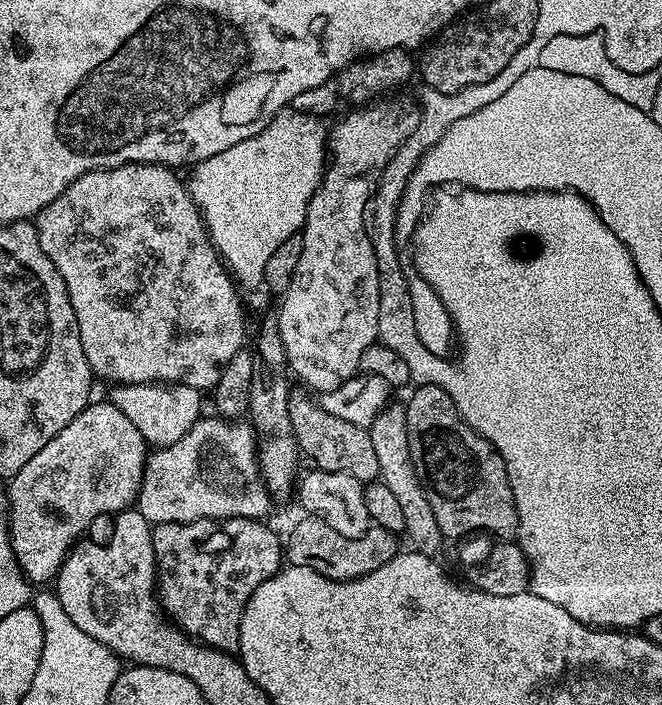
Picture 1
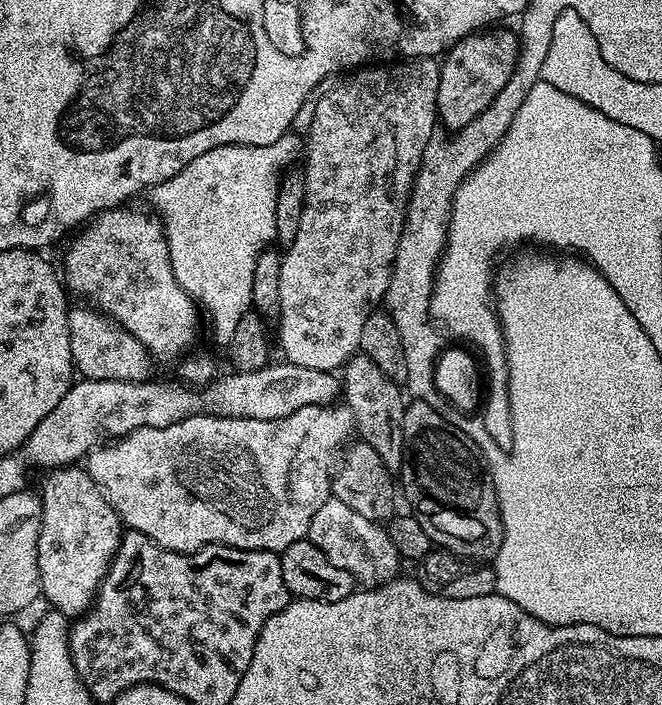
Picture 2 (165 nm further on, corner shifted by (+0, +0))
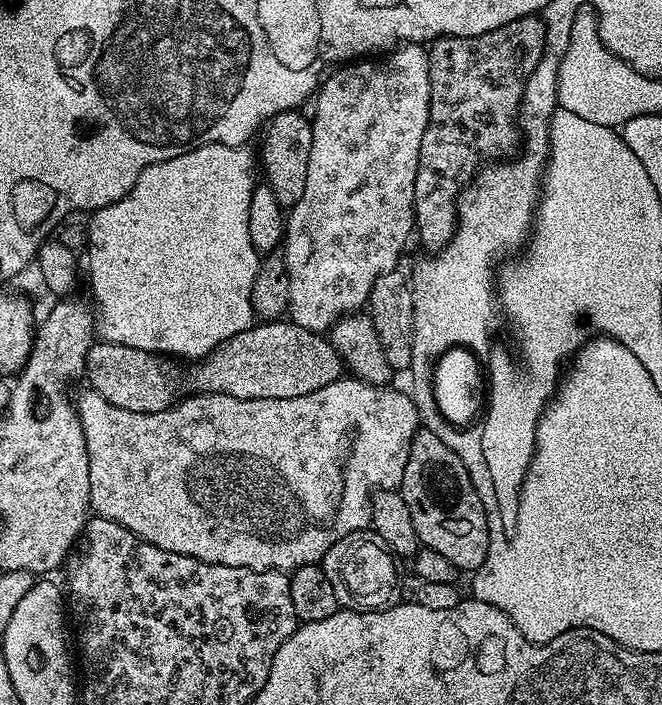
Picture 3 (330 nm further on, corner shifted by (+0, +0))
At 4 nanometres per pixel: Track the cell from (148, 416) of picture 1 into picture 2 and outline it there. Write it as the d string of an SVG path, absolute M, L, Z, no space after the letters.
M91 306L69 307L70 354L75 371L86 380L117 380L118 382L138 382L153 379L153 357L118 322Z

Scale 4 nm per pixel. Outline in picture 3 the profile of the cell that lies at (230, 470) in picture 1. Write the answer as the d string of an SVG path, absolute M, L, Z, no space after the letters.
M341 378L330 382L330 386L322 386L318 390L314 390L305 396L298 398L258 398L257 400L243 400L242 398L234 398L227 396L224 392L202 392L199 394L188 394L179 402L172 405L171 408L162 410L161 412L135 412L134 410L122 410L118 406L114 406L110 402L106 402L100 397L95 390L87 390L80 396L80 400L75 401L76 411L80 413L80 421L82 422L82 430L86 438L86 454L88 455L88 470L90 472L90 508L95 515L104 516L108 520L118 522L122 526L126 526L126 530L130 530L141 540L150 542L154 546L158 546L162 550L170 550L174 554L186 554L198 558L207 564L221 564L222 566L238 566L239 568L249 568L255 572L277 571L285 574L291 573L297 568L306 566L307 564L320 564L324 559L326 550L330 550L330 546L334 546L334 542L338 542L351 532L362 532L369 527L372 518L372 493L376 489L390 488L399 489L402 482L402 474L406 470L406 462L408 461L408 451L412 445L412 440L416 436L418 429L421 427L418 410L413 402L411 395L407 391L399 392L396 386L377 386L375 384L364 384L355 378Z

